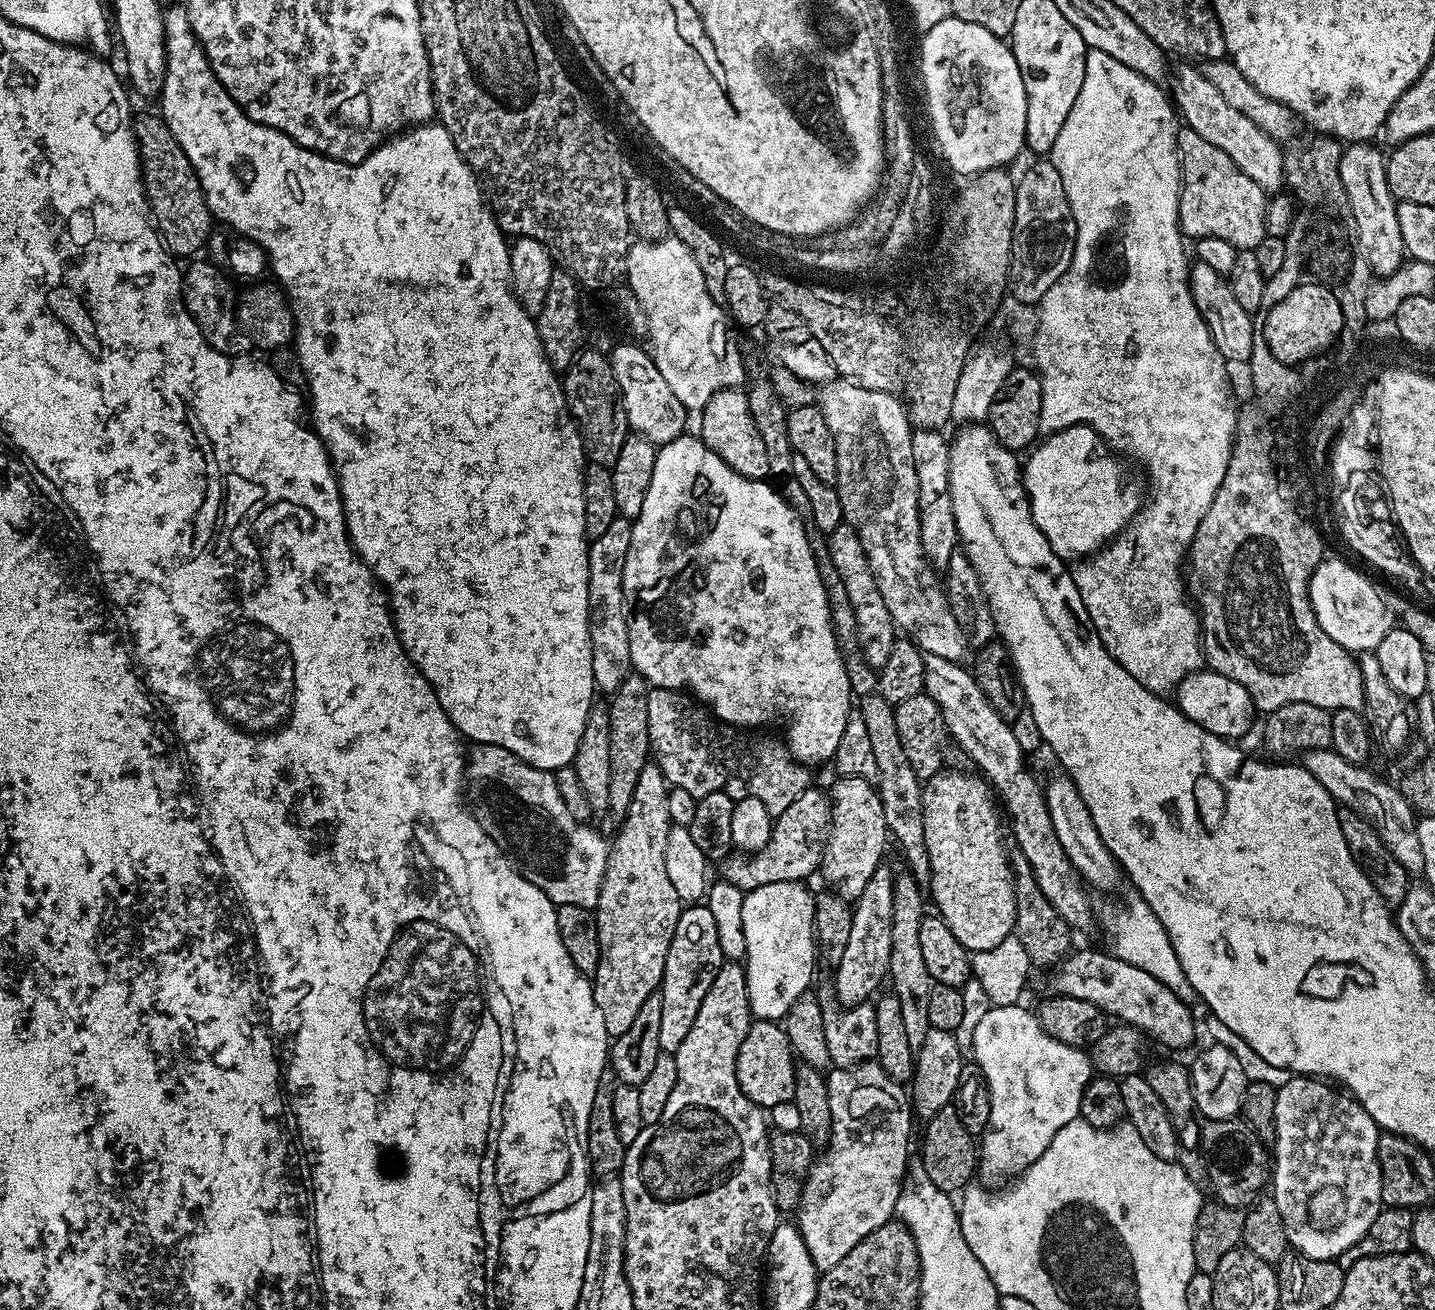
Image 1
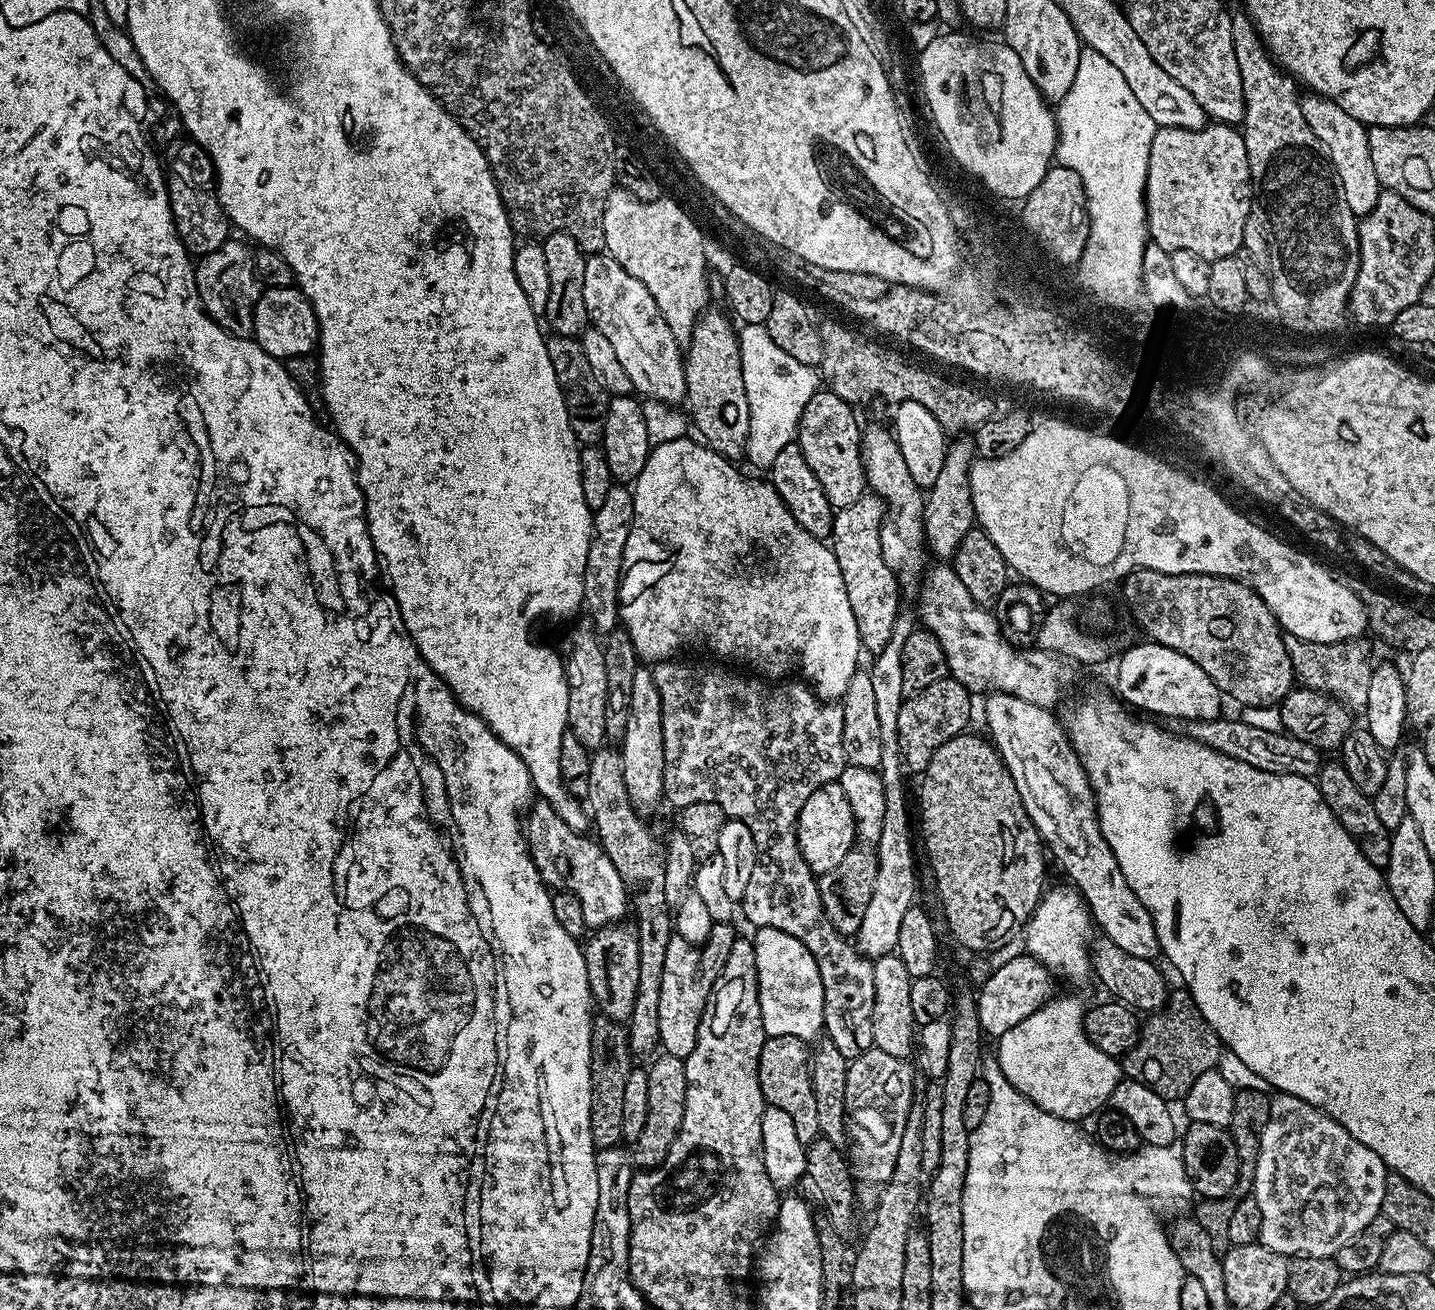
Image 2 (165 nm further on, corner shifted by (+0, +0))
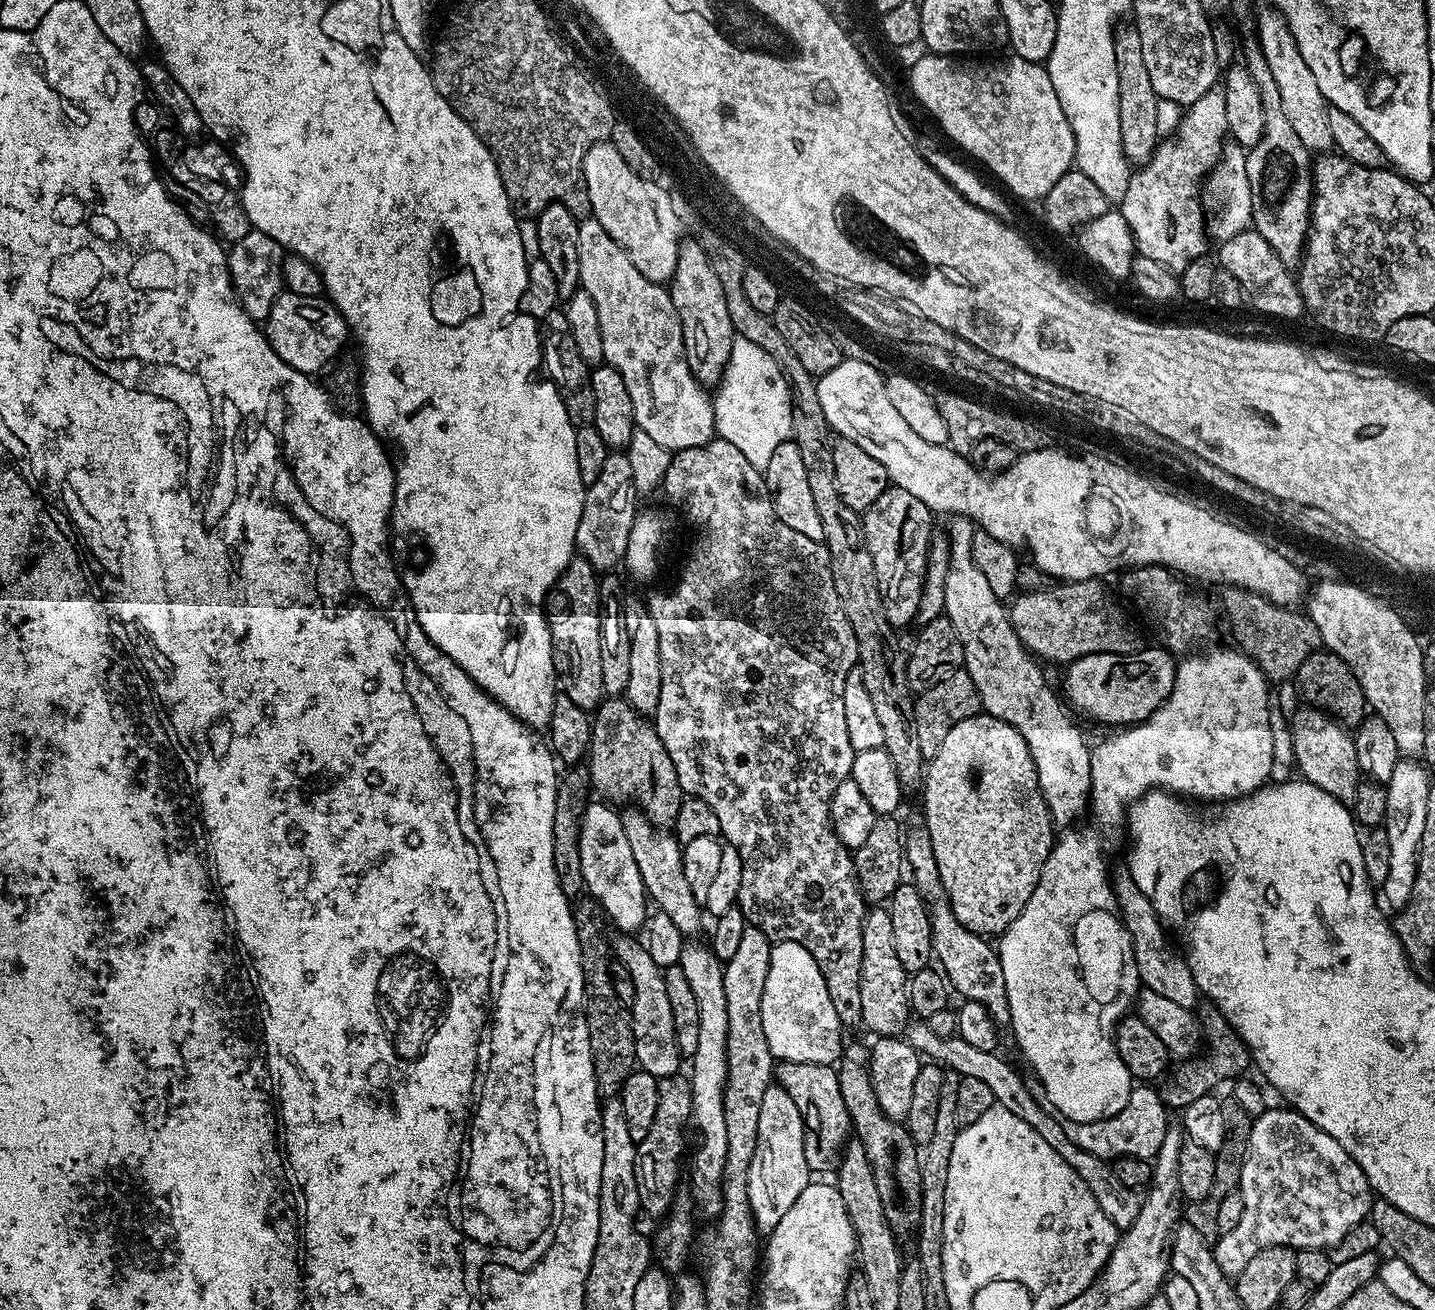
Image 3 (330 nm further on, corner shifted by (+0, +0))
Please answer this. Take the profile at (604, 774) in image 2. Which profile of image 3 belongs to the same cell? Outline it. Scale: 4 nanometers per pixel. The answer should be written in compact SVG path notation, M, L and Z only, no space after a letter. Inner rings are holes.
M608 698L595 709L591 717L592 737L586 763L589 768L591 787L601 792L603 799L608 802L616 800L633 800L635 807L647 816L651 824L665 830L671 829L678 818L678 810L682 810L682 802L686 794L678 782L678 770L671 761L670 754L666 754L666 746L658 738L655 727L640 713L629 706L627 699Z

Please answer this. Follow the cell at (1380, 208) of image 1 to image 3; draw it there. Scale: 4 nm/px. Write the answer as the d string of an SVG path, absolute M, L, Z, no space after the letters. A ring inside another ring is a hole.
M1265 6L1255 13L1256 39L1260 42L1260 49L1266 58L1266 64L1270 66L1270 72L1274 74L1274 82L1278 85L1278 94L1282 97L1282 110L1286 110L1286 118L1290 118L1290 126L1294 126L1294 134L1302 138L1302 142L1308 147L1309 153L1324 154L1333 147L1330 134L1330 122L1328 121L1329 105L1324 99L1322 90L1318 90L1318 82L1314 82L1314 74L1310 74L1310 66L1306 66L1306 58L1302 58L1302 50L1298 50L1298 42L1294 42L1294 34L1290 34L1290 26L1286 18L1277 8Z

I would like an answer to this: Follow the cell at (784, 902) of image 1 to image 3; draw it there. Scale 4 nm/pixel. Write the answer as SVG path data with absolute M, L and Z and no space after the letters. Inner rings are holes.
M777 941L771 950L766 990L762 994L762 1028L777 1061L835 1065L843 1052L844 1027L814 956L800 943Z

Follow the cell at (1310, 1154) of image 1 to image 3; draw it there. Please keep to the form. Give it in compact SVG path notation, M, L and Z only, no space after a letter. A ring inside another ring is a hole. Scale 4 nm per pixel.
M1269 1107L1252 1121L1238 1189L1246 1202L1246 1210L1242 1210L1242 1222L1238 1222L1234 1230L1223 1233L1214 1245L1216 1262L1230 1278L1240 1276L1242 1270L1246 1270L1246 1262L1250 1262L1258 1250L1270 1246L1330 1250L1342 1242L1342 1237L1354 1230L1354 1226L1365 1223L1372 1210L1374 1193L1362 1166L1358 1166L1358 1162L1354 1162L1354 1158L1350 1158L1350 1154L1330 1138L1330 1134L1311 1124L1301 1112L1284 1108Z

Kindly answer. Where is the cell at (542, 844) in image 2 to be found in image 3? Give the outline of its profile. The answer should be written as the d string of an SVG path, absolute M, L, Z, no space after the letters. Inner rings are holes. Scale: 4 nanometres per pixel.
M620 934L617 937L617 940L614 940L615 959L616 956L620 959L619 967L628 973L630 982L634 982L634 998L630 1007L632 1010L632 1029L634 1030L634 1050L636 1051L637 1065L643 1071L654 1074L657 1078L675 1076L681 1071L682 1057L678 1042L674 1038L674 1013L670 1011L670 997L666 994L665 969L656 965L654 958L650 958L647 947L641 941L639 944L636 938L628 934Z

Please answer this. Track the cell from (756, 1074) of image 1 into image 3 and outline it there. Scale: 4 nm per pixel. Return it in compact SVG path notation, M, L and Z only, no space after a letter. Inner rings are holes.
M781 1060L775 1065L774 1080L786 1094L790 1094L804 1123L804 1153L809 1173L835 1173L844 1157L844 1145L850 1139L850 1121L842 1090L838 1086L837 1069L833 1065L815 1065L809 1062Z

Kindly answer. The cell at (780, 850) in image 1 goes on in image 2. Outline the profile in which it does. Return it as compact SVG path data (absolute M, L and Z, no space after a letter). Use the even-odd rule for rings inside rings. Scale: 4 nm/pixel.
M828 783L823 788L810 794L797 818L796 832L800 856L810 866L813 874L834 870L834 866L838 866L838 862L842 862L842 858L846 858L846 854L852 851L854 845L857 843L858 837L854 814L850 810L850 801L846 799L846 794L842 790L840 783Z

